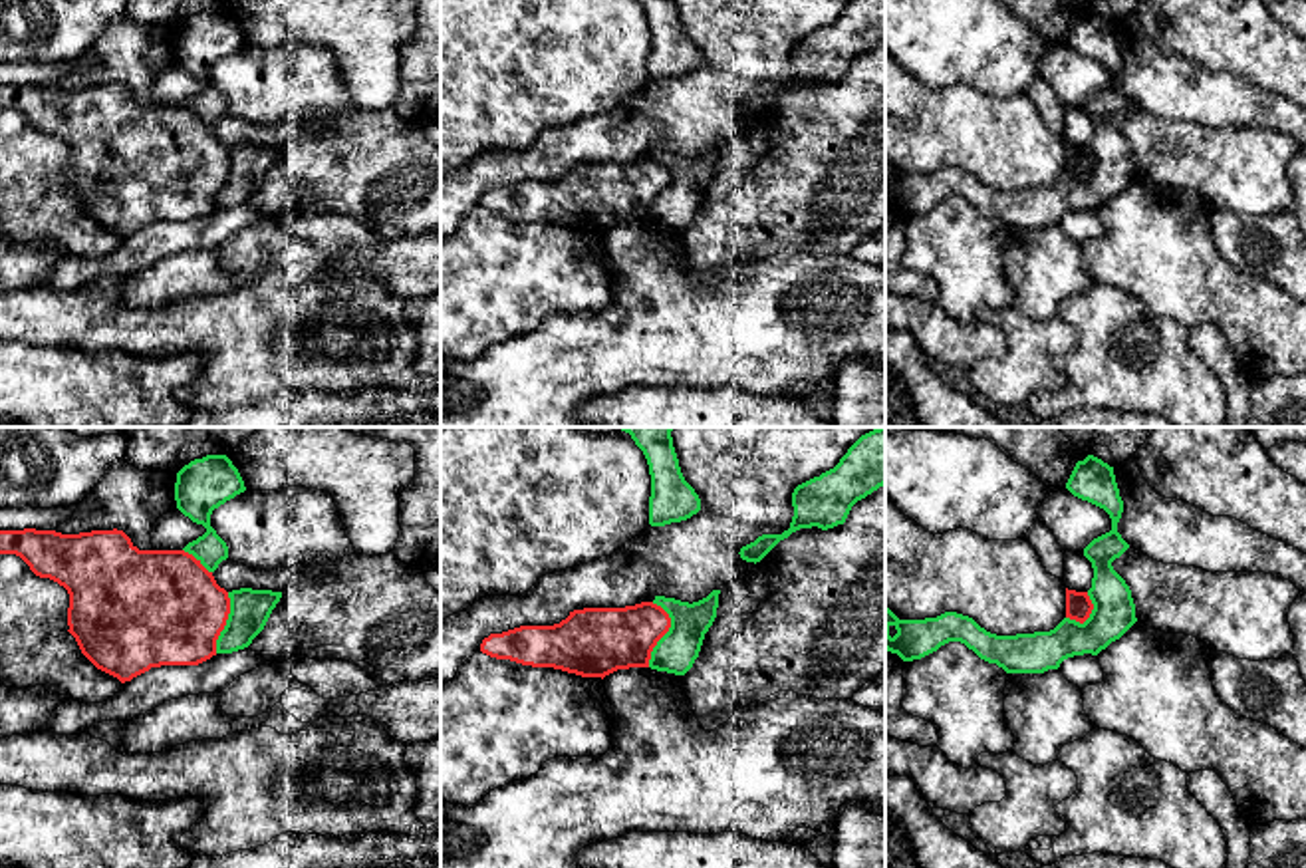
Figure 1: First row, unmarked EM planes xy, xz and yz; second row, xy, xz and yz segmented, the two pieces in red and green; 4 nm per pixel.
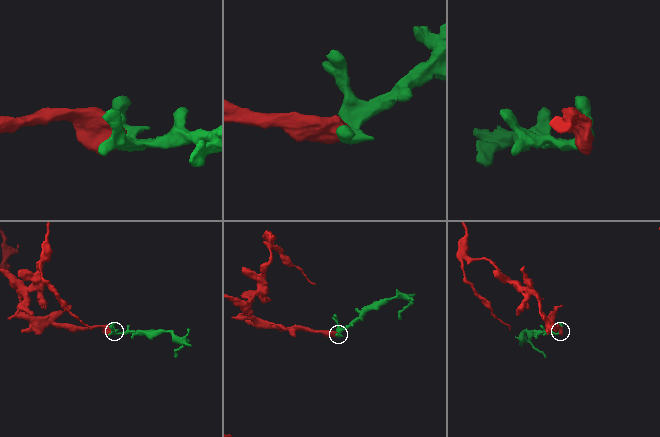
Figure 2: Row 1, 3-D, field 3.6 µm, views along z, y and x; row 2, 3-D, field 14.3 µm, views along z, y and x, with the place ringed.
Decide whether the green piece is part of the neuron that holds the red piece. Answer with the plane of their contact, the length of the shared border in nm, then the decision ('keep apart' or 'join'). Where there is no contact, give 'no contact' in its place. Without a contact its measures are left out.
contact in xz; length 260 nm; keep apart

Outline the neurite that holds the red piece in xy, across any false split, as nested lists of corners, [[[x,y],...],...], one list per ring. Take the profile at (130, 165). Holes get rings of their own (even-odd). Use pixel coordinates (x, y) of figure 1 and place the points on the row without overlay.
[[[24,83],[24,85],[0,85],[0,109],[16,109],[20,111],[30,125],[40,133],[50,133],[64,141],[69,149],[69,163],[67,163],[67,181],[69,189],[75,193],[81,209],[101,226],[117,232],[121,238],[131,236],[133,232],[149,226],[151,222],[161,220],[198,220],[212,211],[216,211],[216,195],[220,187],[226,181],[228,169],[230,169],[230,153],[224,143],[220,143],[200,115],[196,115],[193,109],[185,105],[139,105],[131,93],[123,85],[91,85],[91,87],[79,87],[79,89],[62,89],[56,85],[36,85],[36,83]]]

